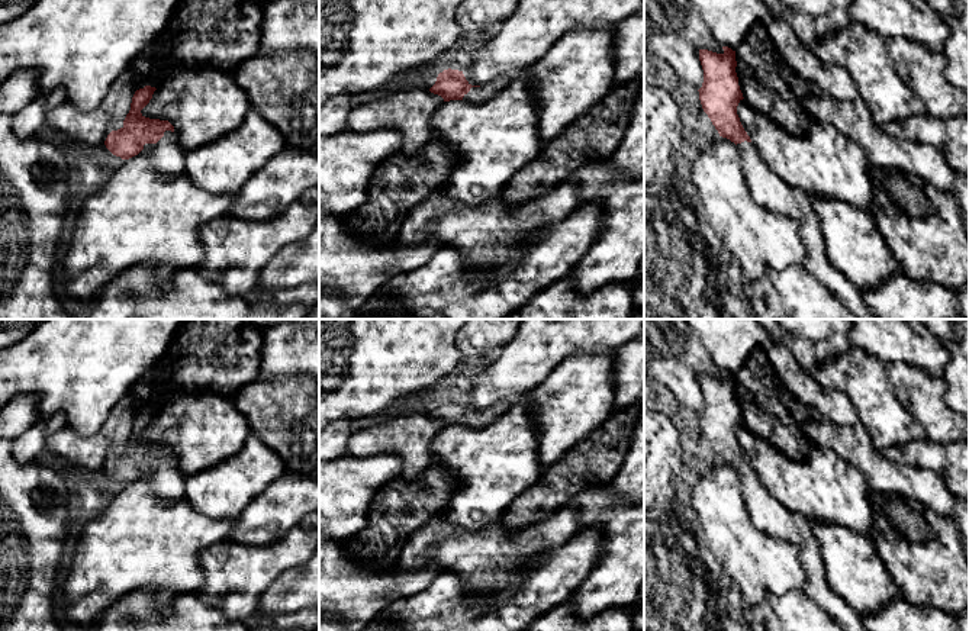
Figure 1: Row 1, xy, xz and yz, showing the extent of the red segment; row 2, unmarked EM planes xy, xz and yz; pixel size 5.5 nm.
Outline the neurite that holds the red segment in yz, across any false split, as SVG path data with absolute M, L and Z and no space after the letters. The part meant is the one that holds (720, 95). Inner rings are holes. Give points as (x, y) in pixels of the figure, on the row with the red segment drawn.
M722 46L724 52L717 54L708 49L699 49L699 61L704 70L704 83L699 91L699 100L704 112L711 119L719 136L730 139L737 145L743 173L754 202L769 212L780 213L793 219L801 232L805 247L804 270L822 283L857 319L879 319L865 303L862 293L846 279L836 267L830 264L825 252L824 238L820 231L818 216L811 206L811 197L799 189L786 184L767 164L760 158L750 136L744 131L737 115L737 106L744 99L738 86L735 73L735 51Z

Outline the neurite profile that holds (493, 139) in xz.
M527 70L512 75L509 86L484 103L464 100L444 102L431 119L432 138L441 139L457 154L457 165L444 184L445 194L466 207L476 207L499 196L509 178L529 162L543 148L538 135L538 107L531 91Z

